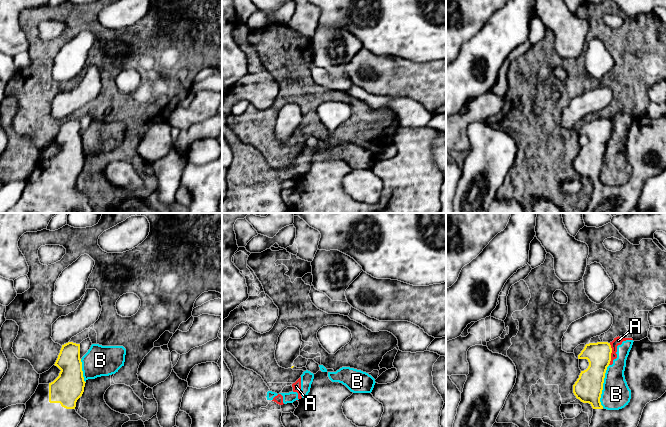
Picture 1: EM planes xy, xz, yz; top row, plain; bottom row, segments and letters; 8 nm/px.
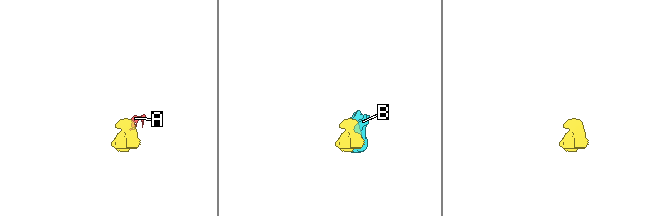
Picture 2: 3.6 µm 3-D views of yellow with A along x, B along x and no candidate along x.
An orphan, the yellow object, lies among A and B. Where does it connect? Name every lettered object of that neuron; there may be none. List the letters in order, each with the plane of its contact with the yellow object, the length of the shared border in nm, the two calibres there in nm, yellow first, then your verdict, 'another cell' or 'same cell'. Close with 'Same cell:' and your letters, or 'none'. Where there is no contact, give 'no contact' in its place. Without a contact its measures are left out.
A: contact in yz; length 180 nm; calibres 190 and 70 nm; another cell
B: contact in yz; length 340 nm; calibres 220 and 220 nm; another cell
Same cell: none

